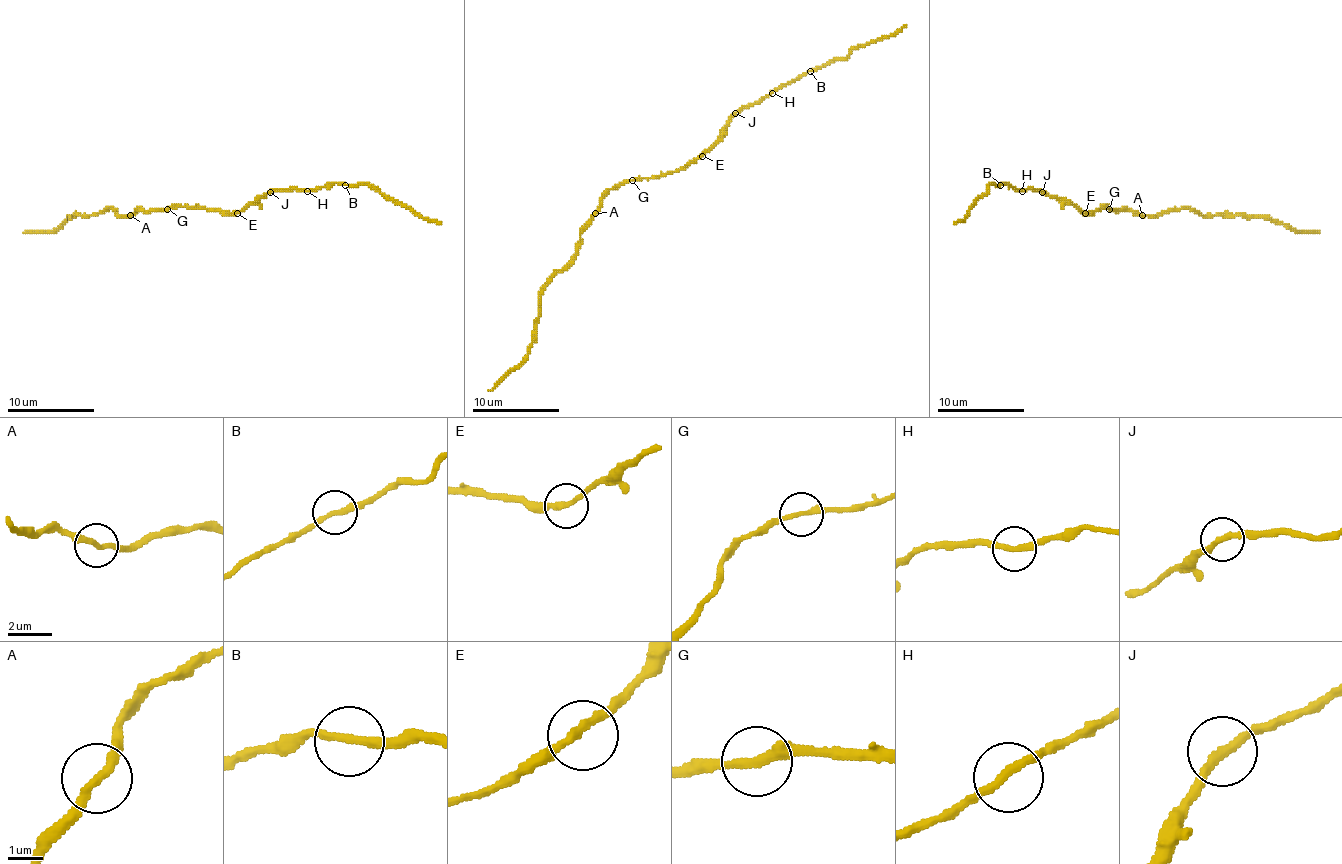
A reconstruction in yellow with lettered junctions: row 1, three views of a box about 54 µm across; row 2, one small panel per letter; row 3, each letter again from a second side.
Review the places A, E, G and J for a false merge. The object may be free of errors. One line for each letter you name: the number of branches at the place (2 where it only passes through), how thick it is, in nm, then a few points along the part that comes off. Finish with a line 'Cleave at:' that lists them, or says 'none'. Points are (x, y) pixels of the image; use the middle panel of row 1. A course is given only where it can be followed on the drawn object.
Cleave at: none

